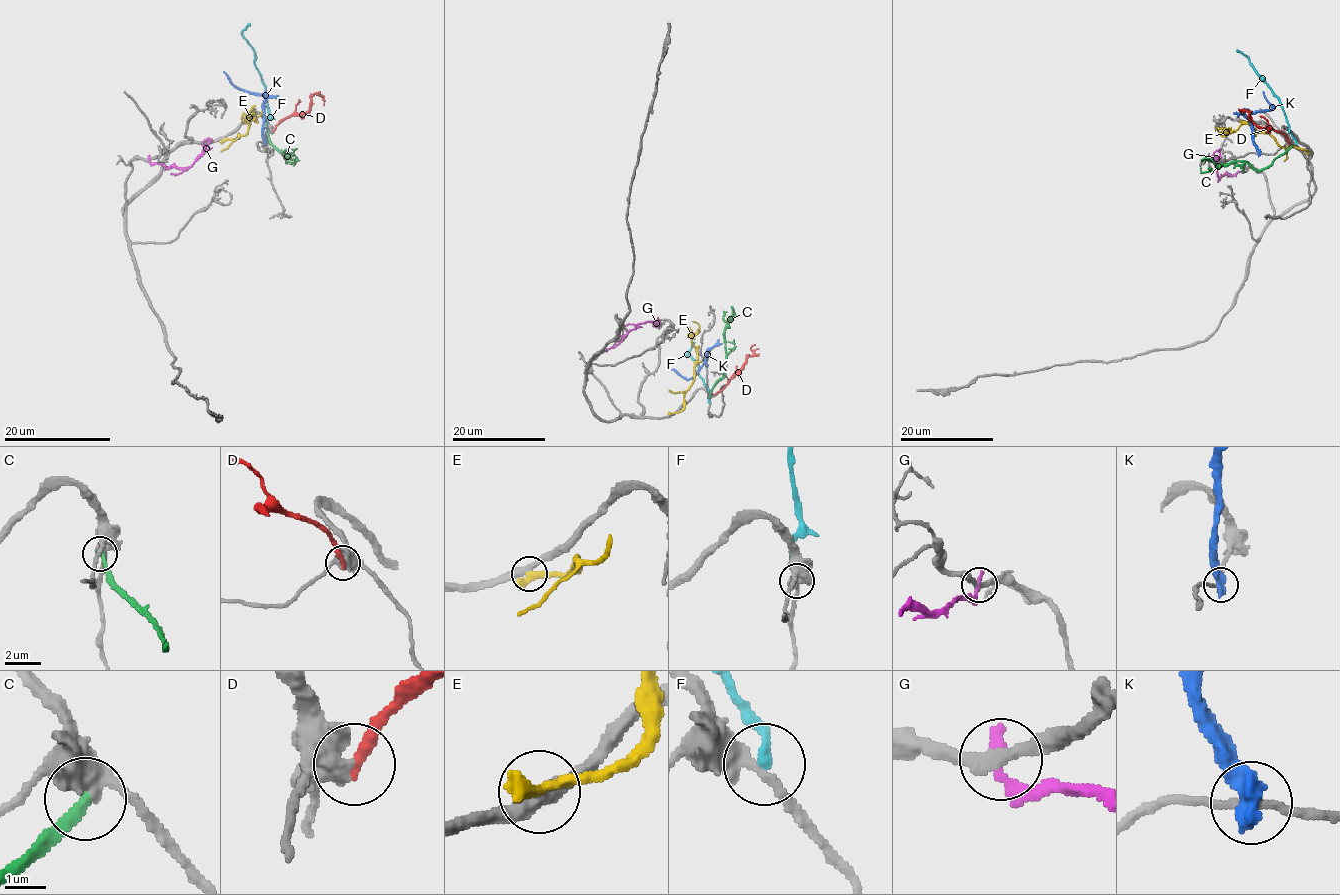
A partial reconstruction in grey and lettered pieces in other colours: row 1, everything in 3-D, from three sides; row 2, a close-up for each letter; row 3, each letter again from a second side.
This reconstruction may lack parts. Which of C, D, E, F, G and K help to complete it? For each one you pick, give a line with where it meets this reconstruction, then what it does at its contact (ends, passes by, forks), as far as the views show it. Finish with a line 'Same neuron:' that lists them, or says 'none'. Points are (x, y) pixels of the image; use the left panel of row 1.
C: contact (267, 134); it ends
Same neuron: C

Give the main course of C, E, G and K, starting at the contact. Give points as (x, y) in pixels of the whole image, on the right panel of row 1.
C: (1291, 146), (1259, 170), (1244, 161), (1230, 161), (1208, 171), (1201, 171), (1200, 167)
E: (1308, 149), (1281, 147), (1268, 133), (1257, 132), (1245, 123), (1236, 130), (1217, 127), (1215, 131)
G: (1244, 168), (1234, 175), (1219, 176), (1213, 155), (1219, 149)
K: (1259, 153), (1254, 141), (1252, 123), (1244, 112), (1269, 111), (1272, 108), (1263, 91)

